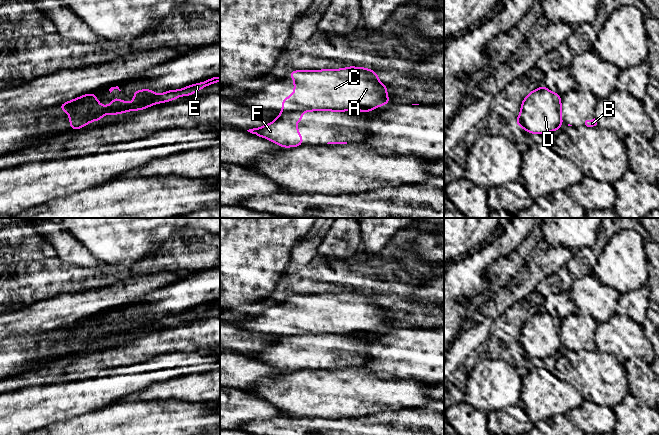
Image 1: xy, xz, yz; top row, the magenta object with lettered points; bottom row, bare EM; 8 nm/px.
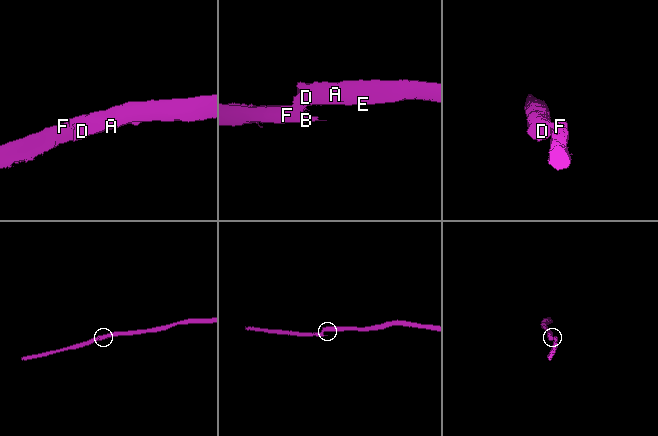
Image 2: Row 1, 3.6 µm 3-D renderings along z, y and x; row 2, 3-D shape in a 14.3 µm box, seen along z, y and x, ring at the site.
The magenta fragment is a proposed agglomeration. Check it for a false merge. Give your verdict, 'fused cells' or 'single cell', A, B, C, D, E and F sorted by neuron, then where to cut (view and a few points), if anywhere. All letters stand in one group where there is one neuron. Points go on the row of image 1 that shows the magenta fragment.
fused cells | A C D E / B F | xy (128, 106), (106, 110), (99, 110), (97, 108)

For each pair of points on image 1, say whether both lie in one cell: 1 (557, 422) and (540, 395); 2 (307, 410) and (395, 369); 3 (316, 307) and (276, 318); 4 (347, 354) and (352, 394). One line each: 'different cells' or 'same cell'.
1: different cells
2: different cells
3: same cell
4: different cells

